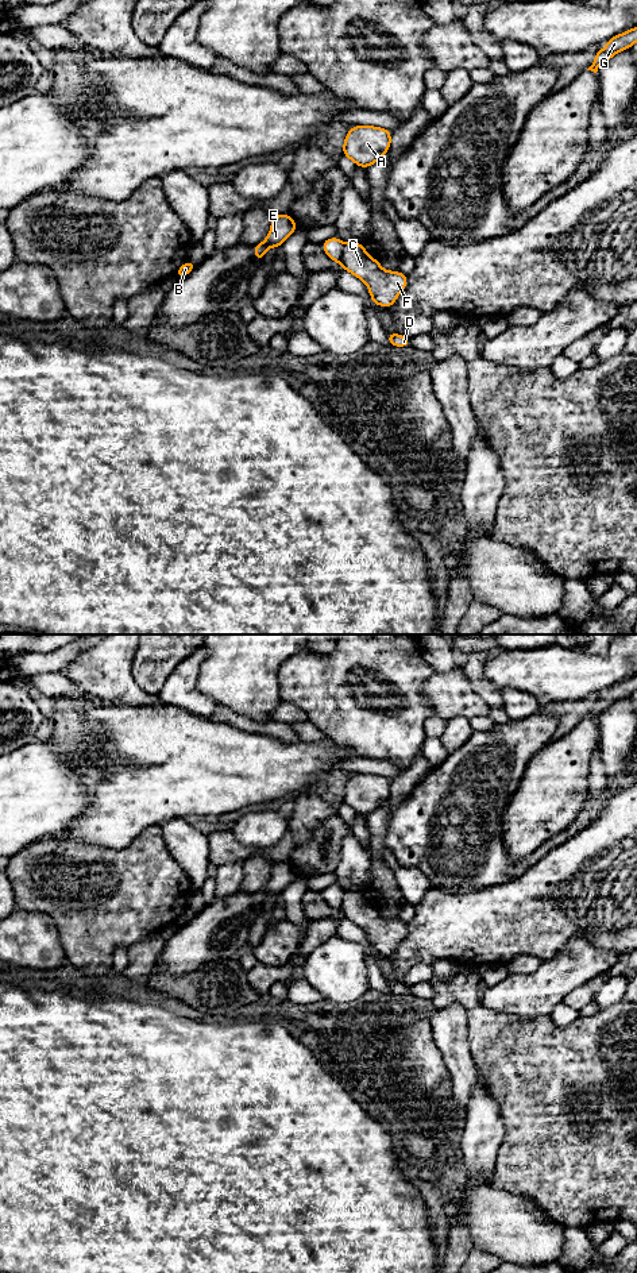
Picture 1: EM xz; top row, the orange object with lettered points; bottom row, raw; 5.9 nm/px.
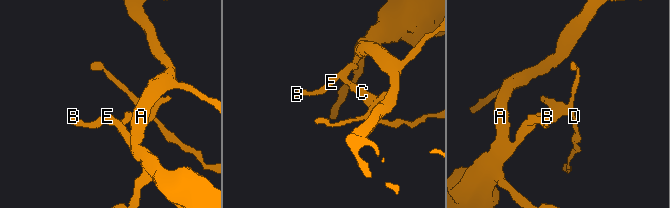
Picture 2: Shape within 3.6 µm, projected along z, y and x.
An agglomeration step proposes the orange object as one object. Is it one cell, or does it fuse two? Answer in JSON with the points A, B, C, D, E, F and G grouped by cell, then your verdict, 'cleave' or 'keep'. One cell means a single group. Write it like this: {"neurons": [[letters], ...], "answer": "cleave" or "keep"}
{"neurons": [["A", "B", "E", "G"], ["C", "D", "F"]], "answer": "cleave"}

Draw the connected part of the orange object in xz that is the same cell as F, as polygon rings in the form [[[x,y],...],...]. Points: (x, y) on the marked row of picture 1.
[[[345,243],[340,266],[362,279],[370,290],[371,301],[391,308],[408,285],[408,275],[383,270],[375,258],[367,255],[364,244]]]

